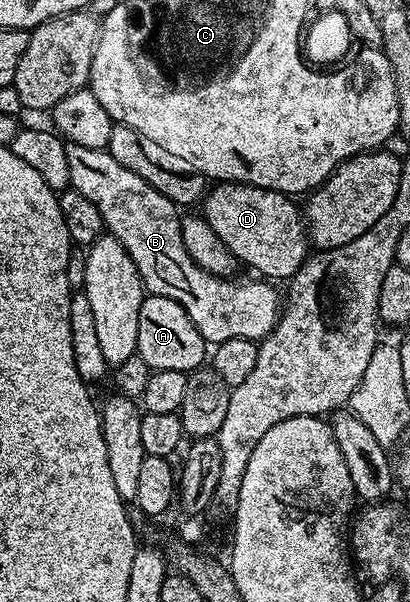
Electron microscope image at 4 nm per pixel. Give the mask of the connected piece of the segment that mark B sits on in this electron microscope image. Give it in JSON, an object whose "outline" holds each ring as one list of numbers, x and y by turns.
{"outline":[[67,142,65,157,69,160,70,189,81,192,101,212,106,233,119,241,137,264,146,293,177,300,209,344,238,338,259,342,279,323,280,291,278,294,267,280,218,278,199,267,185,252,180,211,153,184,141,180,137,172,129,172,125,164,117,164,107,149,81,148,81,144]]}

